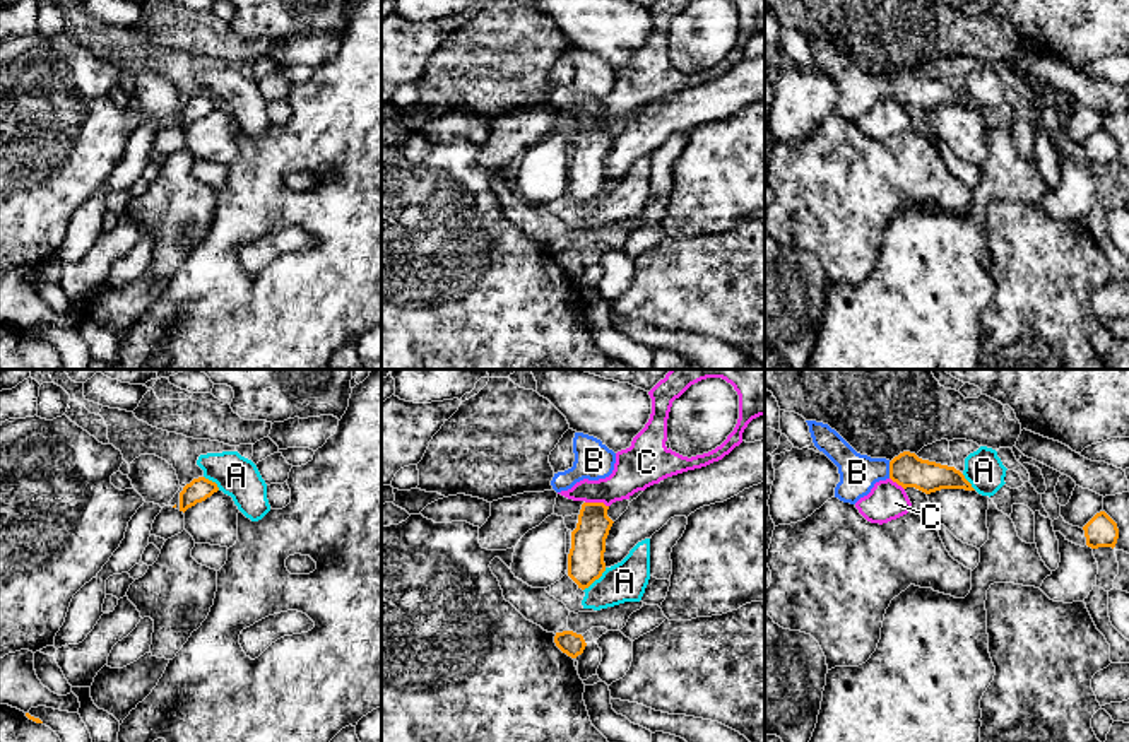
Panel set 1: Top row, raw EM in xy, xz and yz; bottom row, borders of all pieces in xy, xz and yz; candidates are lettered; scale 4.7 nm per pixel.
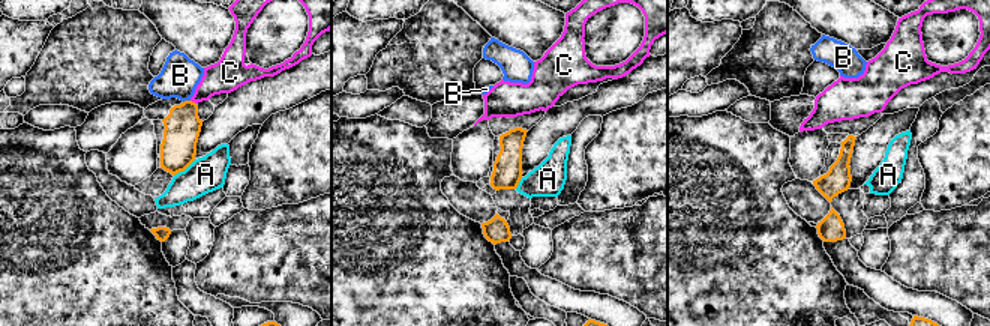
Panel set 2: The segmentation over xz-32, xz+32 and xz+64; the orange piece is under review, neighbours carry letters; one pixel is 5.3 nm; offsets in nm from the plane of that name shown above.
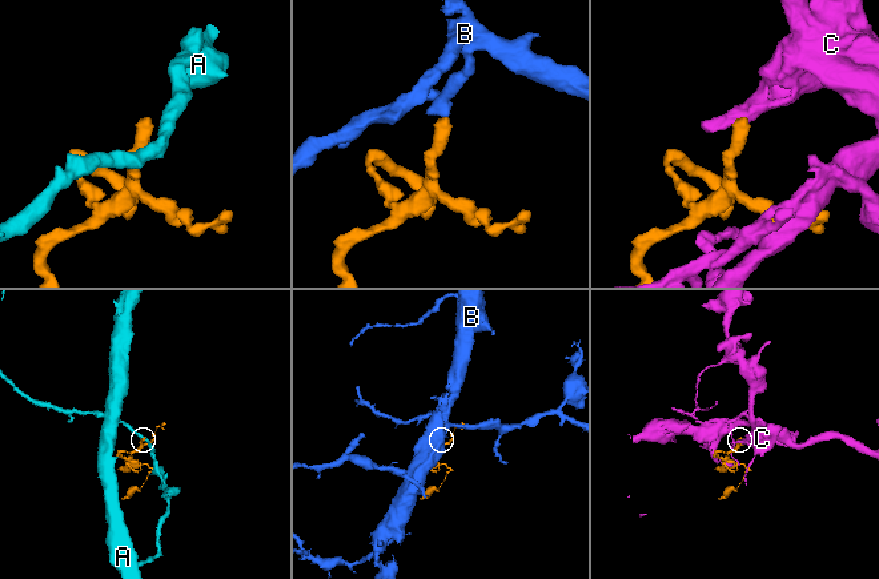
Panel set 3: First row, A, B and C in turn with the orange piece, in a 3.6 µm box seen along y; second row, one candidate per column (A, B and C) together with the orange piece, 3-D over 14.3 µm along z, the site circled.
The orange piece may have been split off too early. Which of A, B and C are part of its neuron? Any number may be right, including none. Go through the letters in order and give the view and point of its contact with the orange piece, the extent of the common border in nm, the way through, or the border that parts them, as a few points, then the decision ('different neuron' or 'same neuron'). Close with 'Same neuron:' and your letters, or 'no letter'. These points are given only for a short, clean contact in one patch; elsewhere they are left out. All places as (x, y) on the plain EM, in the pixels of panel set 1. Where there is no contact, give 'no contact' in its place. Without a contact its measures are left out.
A: meets orange in xz at (596, 195); contact 160 nm long; border along xz (606, 185), (584, 207); different neuron
B: meets orange in yz at (890, 88); contact 80 nm long; runs through yz (909, 88), (890, 88), (857, 89); same neuron
C: meets orange in xz at (597, 120); contact 110 nm long; different neuron
Same neuron: B

